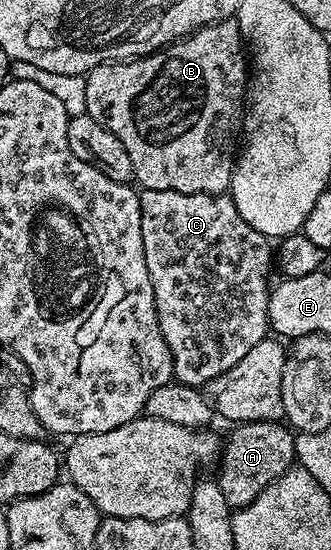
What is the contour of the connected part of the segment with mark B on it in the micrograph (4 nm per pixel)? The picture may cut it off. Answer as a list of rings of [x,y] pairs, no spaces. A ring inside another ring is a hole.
[[[234,18],[195,30],[187,38],[171,42],[154,54],[125,62],[103,62],[85,75],[87,113],[97,120],[129,152],[134,181],[144,190],[186,194],[227,194],[235,170],[237,143],[245,113],[249,85],[249,54]]]

